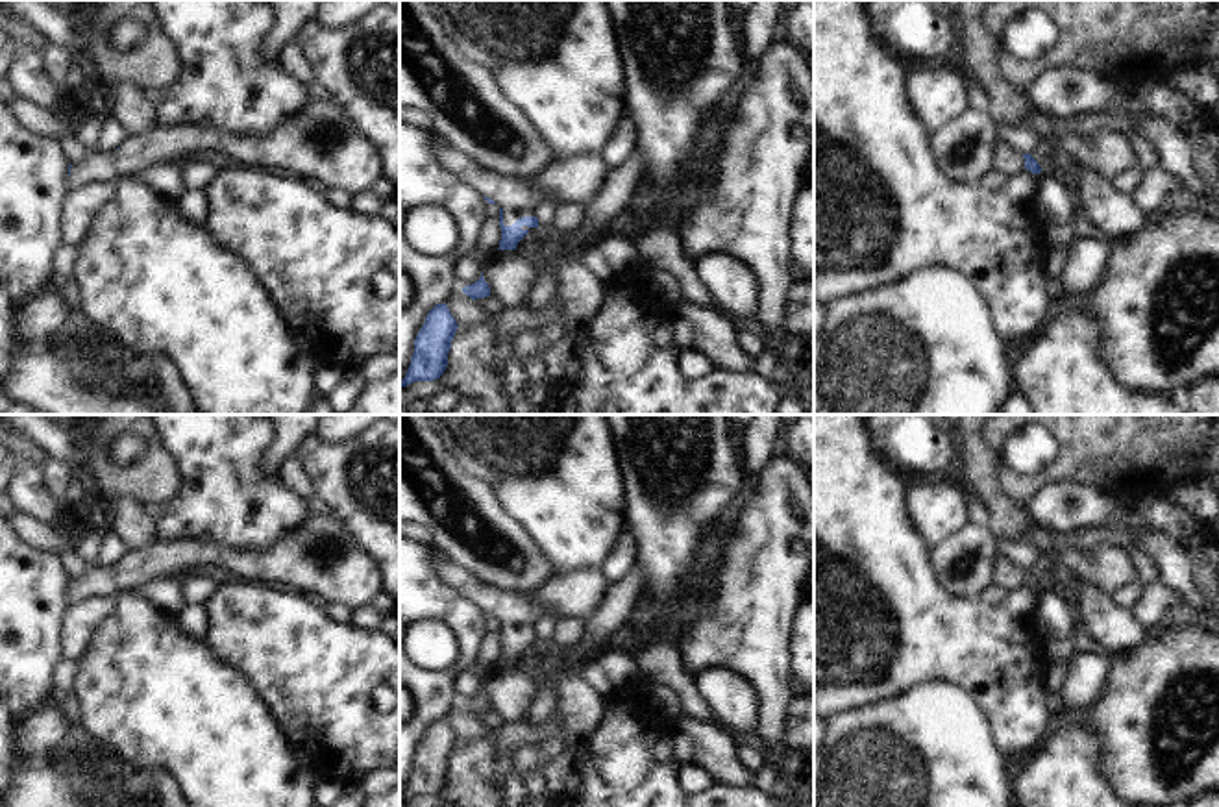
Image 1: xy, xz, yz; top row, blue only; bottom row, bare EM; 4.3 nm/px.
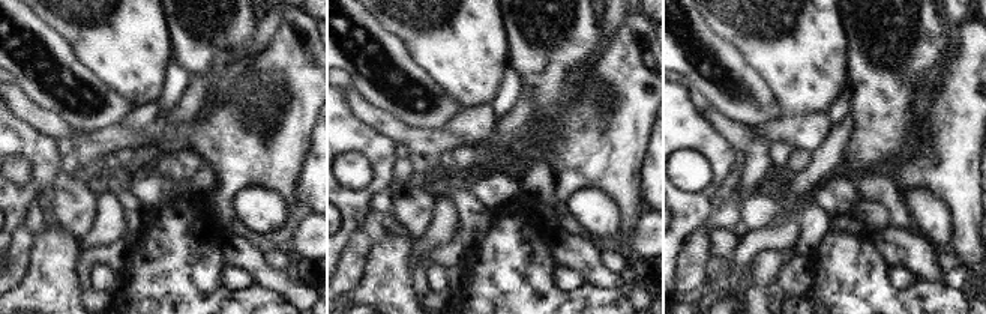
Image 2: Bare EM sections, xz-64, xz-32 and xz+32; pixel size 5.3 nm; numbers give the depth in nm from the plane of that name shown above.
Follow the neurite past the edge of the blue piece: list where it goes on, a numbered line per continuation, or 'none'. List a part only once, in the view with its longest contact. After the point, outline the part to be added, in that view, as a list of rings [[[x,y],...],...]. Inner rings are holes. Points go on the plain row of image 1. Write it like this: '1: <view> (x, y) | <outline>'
1: xz (517, 611) | [[[435,546],[433,555],[437,570],[451,585],[503,624],[505,640],[512,640],[522,631],[536,631],[538,622],[546,616],[559,618],[562,615],[562,607],[553,602],[533,594],[509,592],[485,581],[461,563],[444,557]]]

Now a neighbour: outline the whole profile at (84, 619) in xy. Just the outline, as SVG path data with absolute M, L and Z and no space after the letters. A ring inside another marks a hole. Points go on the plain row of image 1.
M124 594L72 603L63 631L63 652L67 659L80 664L100 627L118 609Z

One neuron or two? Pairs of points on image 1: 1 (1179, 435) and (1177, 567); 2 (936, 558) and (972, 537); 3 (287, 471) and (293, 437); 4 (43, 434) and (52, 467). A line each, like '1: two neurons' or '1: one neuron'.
1: two neurons
2: one neuron
3: two neurons
4: two neurons

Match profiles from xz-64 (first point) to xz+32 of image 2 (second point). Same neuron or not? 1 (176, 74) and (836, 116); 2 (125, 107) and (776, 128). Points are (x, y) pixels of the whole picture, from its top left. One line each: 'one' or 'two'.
1: one
2: two

